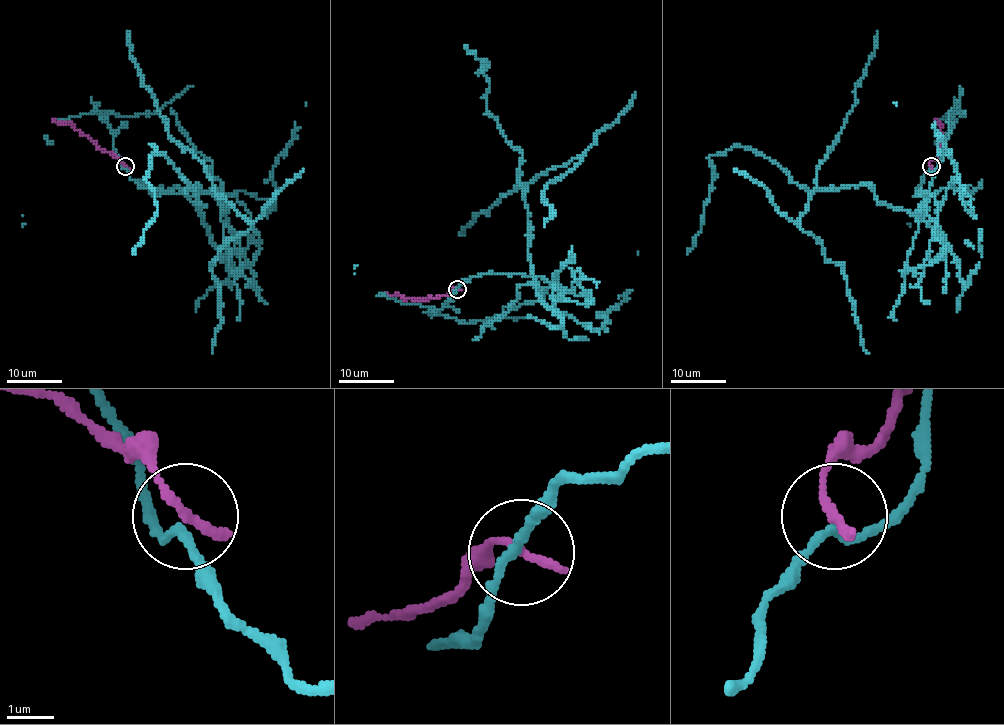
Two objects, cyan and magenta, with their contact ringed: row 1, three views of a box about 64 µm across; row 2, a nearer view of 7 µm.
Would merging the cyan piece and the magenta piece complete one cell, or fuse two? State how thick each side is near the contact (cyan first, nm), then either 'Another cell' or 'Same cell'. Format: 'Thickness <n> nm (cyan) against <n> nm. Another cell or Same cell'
Thickness 170 nm (cyan) against 240 nm. Another cell

